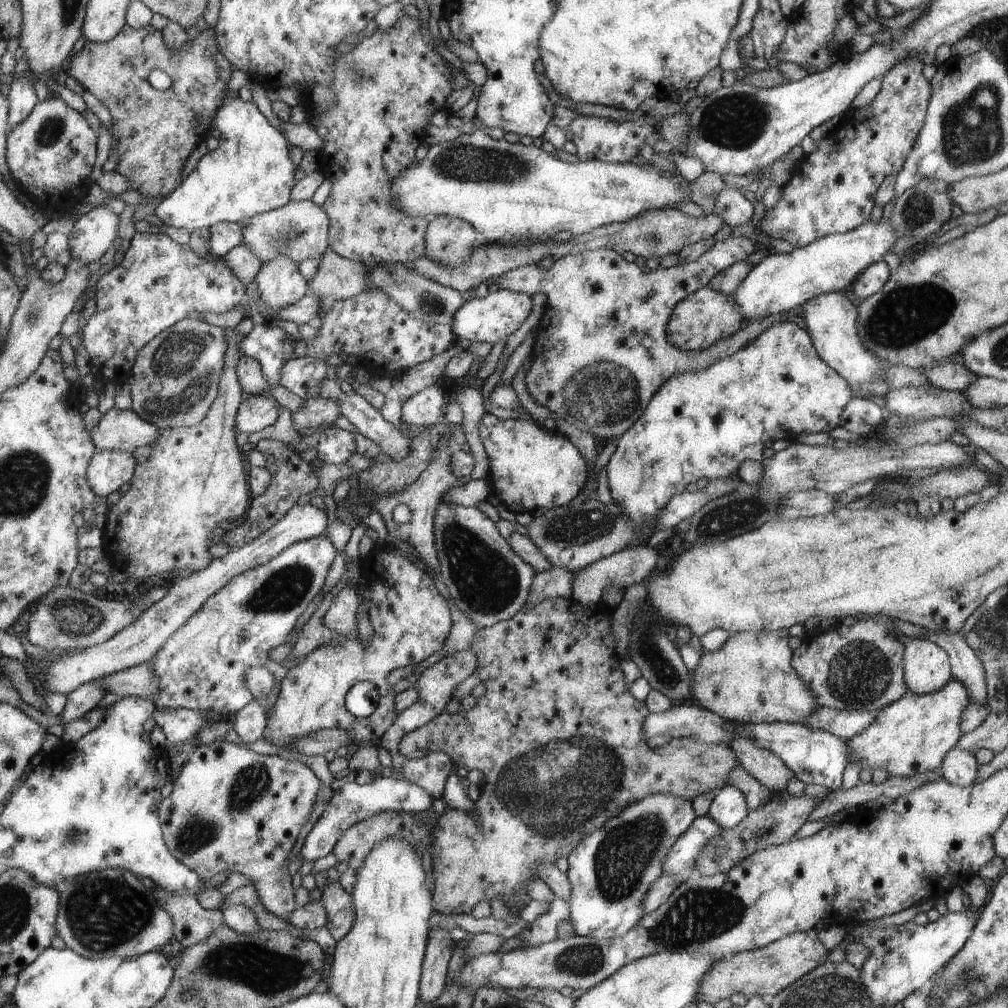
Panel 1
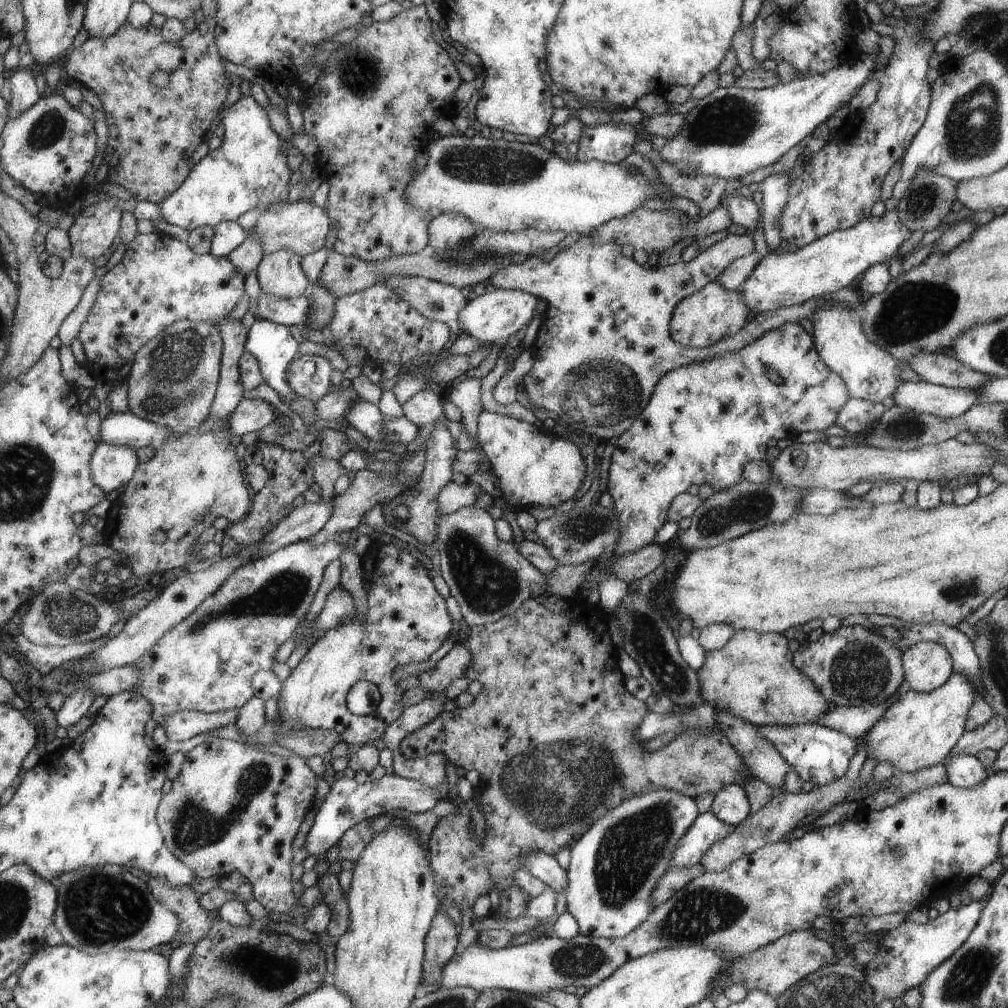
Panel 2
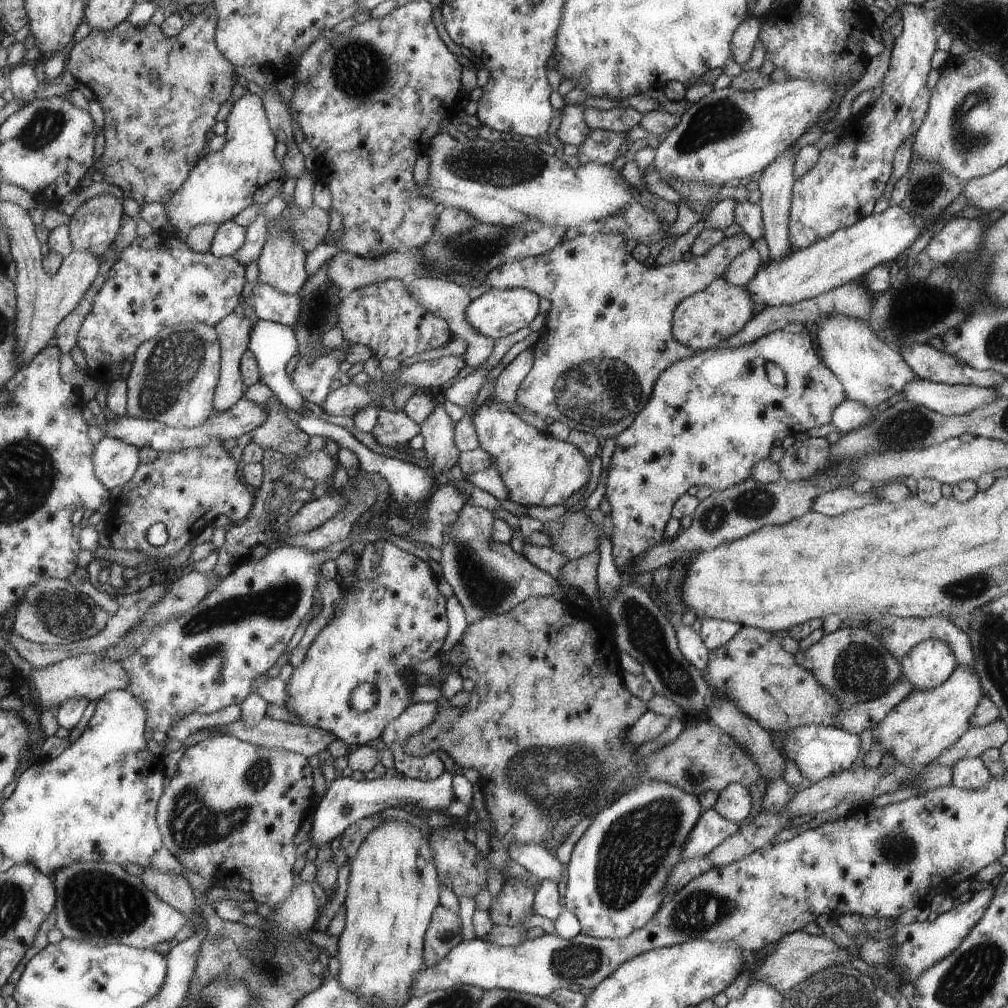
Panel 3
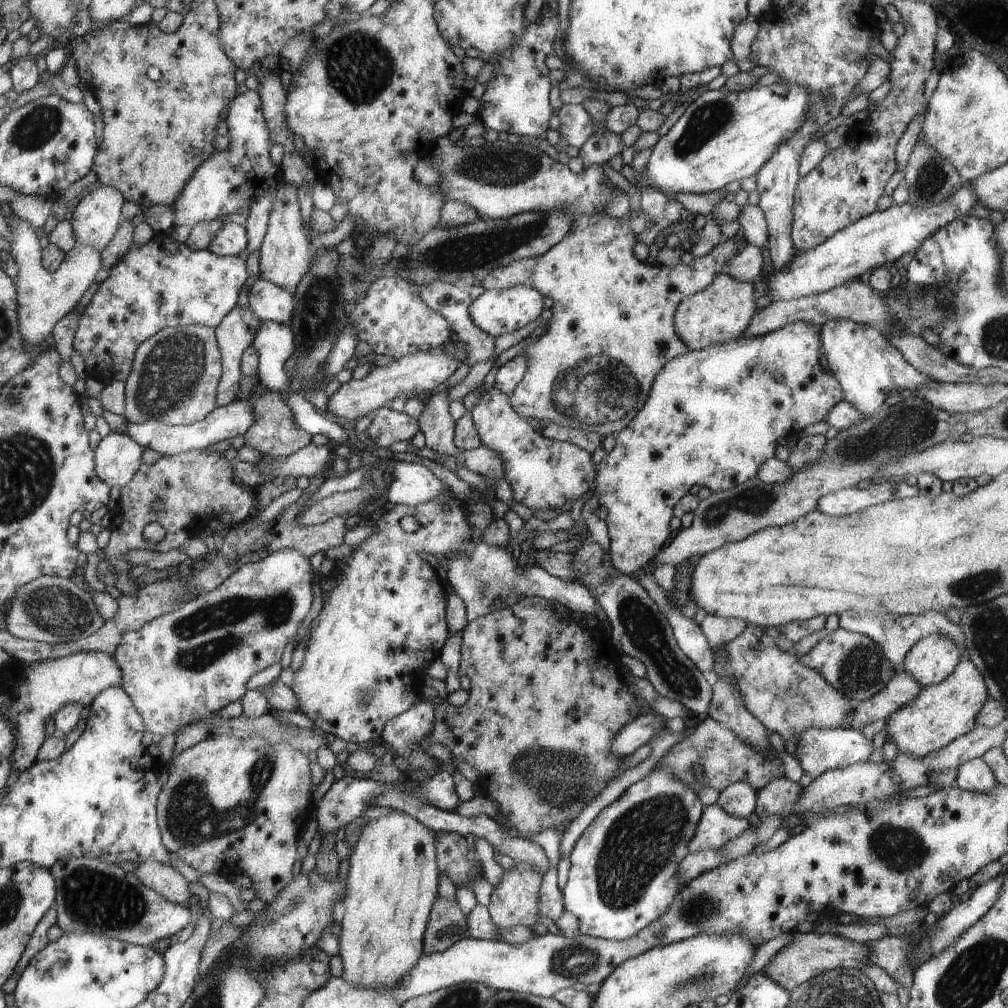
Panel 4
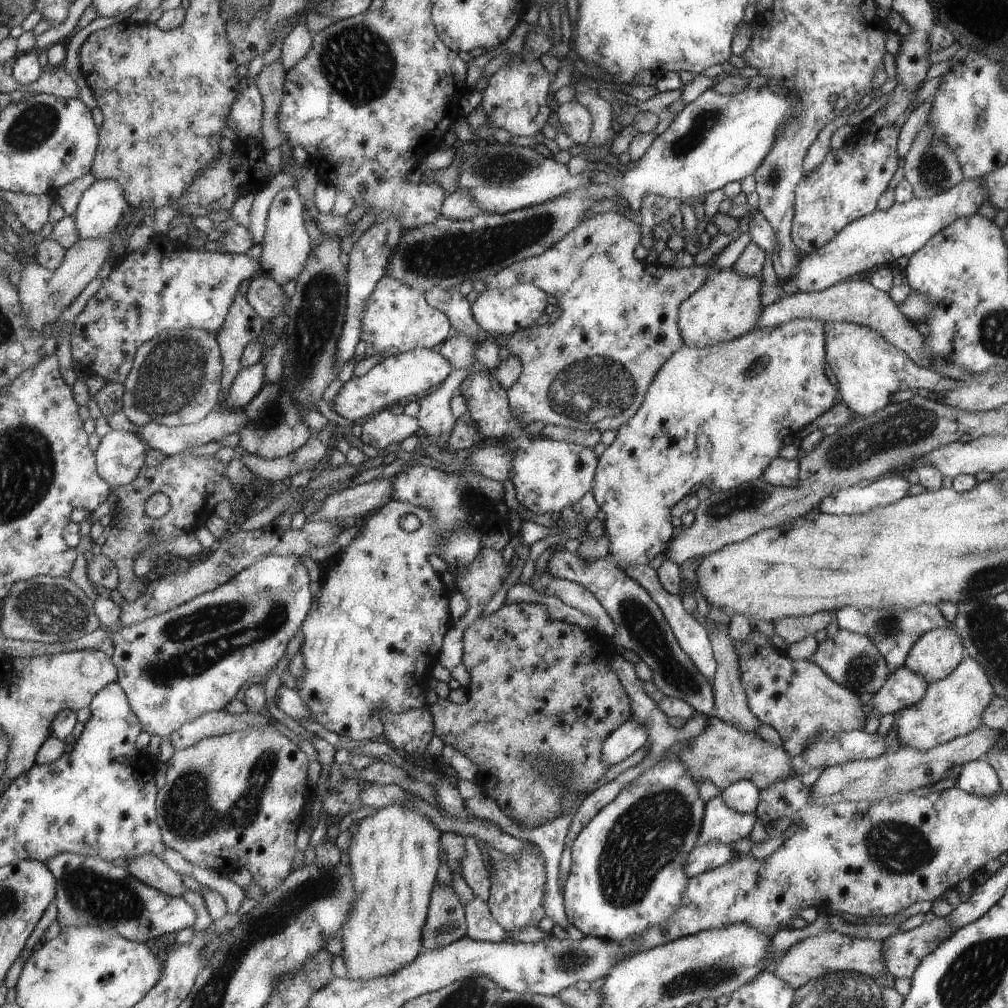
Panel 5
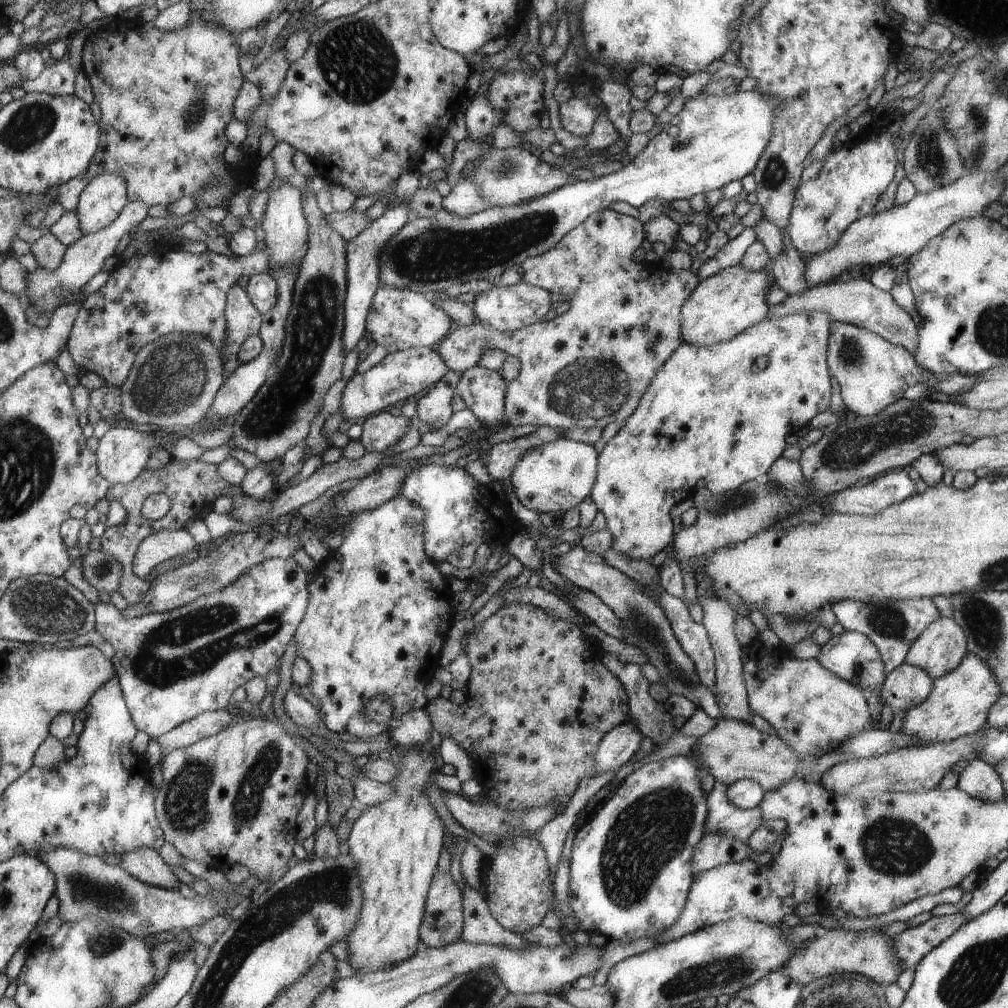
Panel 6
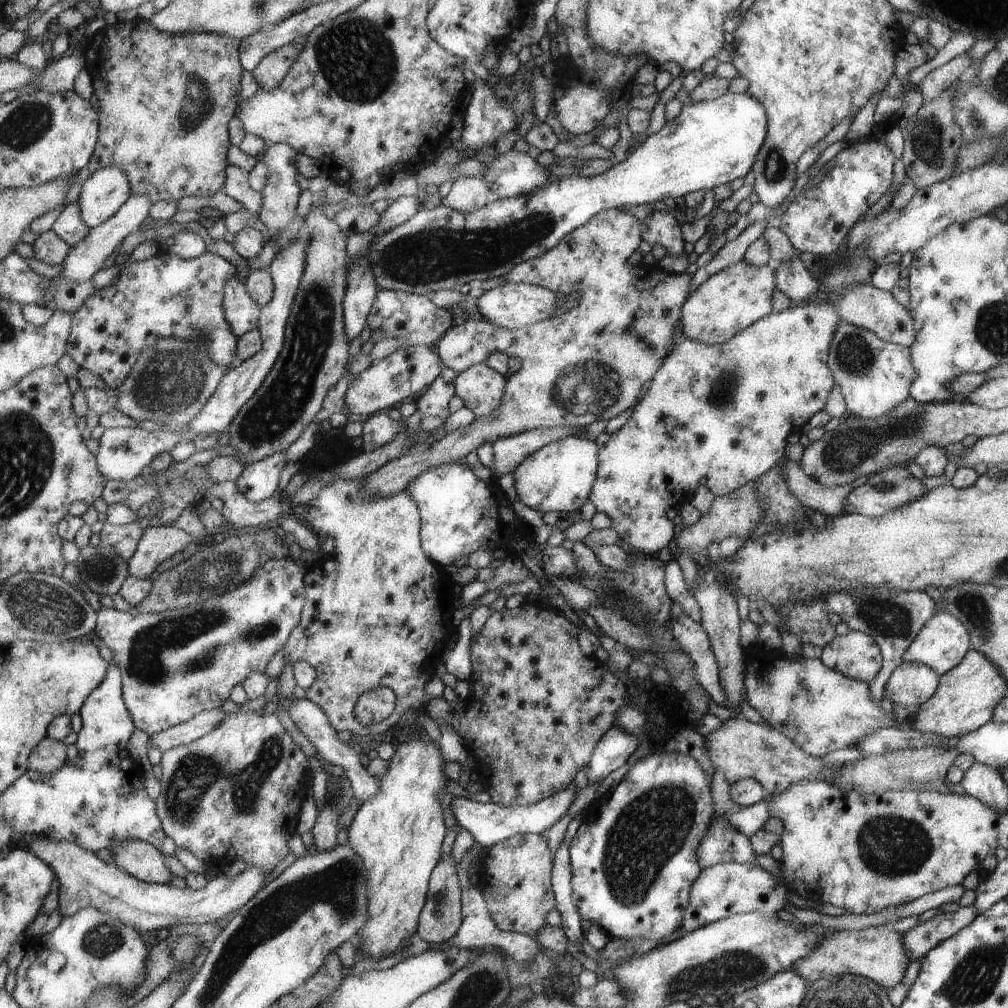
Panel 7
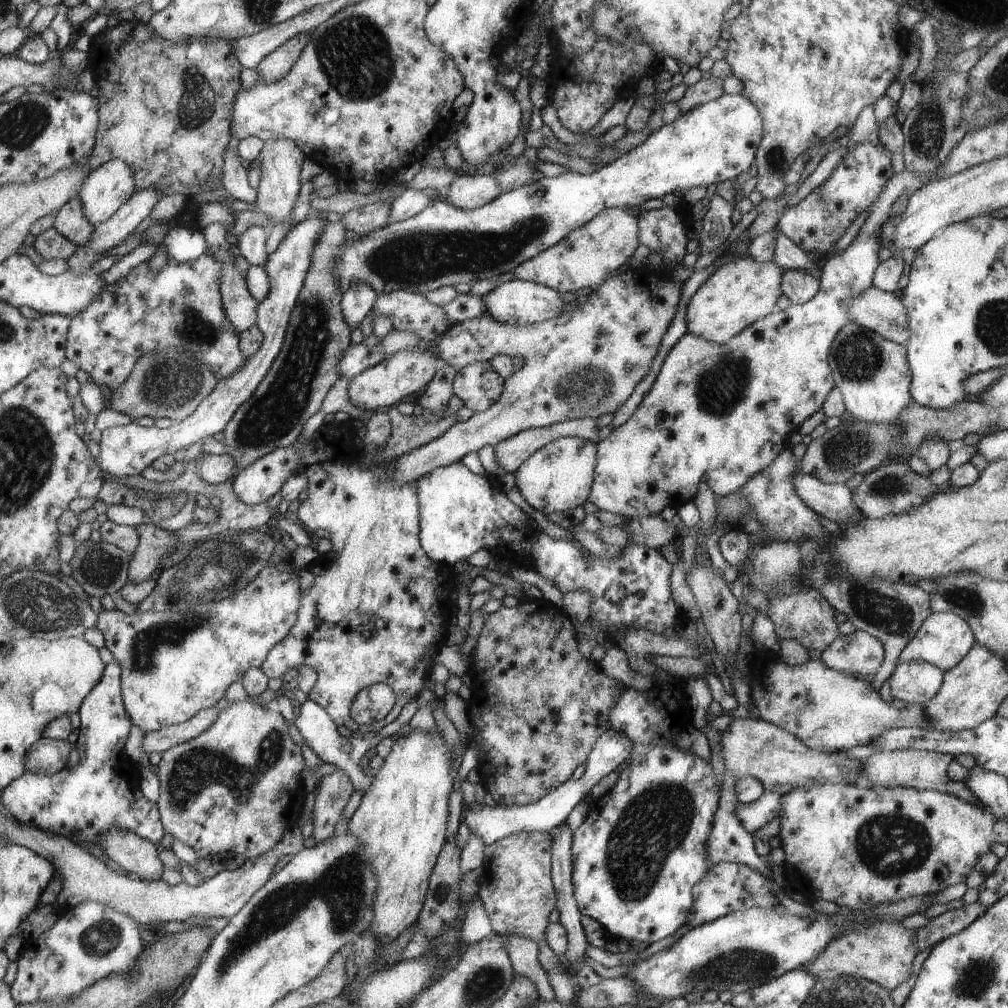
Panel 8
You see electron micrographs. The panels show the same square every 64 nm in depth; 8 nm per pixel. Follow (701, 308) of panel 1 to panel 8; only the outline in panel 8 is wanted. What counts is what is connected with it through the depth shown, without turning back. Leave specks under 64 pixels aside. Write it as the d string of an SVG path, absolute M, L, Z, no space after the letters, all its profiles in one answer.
M748 256L719 266L693 294L685 307L686 333L721 345L728 343L733 336L758 319L776 312L775 303L783 294L783 270L773 261L761 263Z

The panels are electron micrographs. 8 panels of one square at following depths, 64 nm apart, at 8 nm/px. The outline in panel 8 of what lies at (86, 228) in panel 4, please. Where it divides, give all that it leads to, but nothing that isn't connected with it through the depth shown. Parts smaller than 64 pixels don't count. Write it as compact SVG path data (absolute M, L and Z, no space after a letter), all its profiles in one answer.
M114 159L87 174L77 197L84 205L86 220L96 227L116 214L135 192L130 165Z

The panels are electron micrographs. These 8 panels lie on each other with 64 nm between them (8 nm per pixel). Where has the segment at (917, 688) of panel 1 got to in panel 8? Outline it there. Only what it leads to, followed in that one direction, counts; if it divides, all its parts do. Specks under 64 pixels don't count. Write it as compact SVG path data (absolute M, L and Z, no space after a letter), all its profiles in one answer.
M951 612L933 613L914 636L912 642L901 652L899 663L904 661L924 661L946 672L954 668L975 645L970 625L958 615Z

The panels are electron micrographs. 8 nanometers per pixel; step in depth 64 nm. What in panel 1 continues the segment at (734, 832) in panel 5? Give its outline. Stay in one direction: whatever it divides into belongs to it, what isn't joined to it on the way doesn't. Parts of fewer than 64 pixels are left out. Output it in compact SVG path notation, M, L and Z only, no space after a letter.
M708 815L696 818L696 822L686 829L662 863L664 875L670 875L682 883L688 880L697 857L697 852L720 832L721 826Z

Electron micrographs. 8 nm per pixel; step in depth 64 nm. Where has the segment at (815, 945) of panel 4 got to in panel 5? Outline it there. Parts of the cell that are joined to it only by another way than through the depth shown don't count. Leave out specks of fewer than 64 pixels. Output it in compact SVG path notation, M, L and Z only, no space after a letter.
M826 931L816 936L800 940L787 951L778 953L769 968L777 977L785 980L793 989L809 983L812 979L826 976L833 972L857 972L871 977L887 973L881 958L884 955L882 941L857 939L840 933Z

